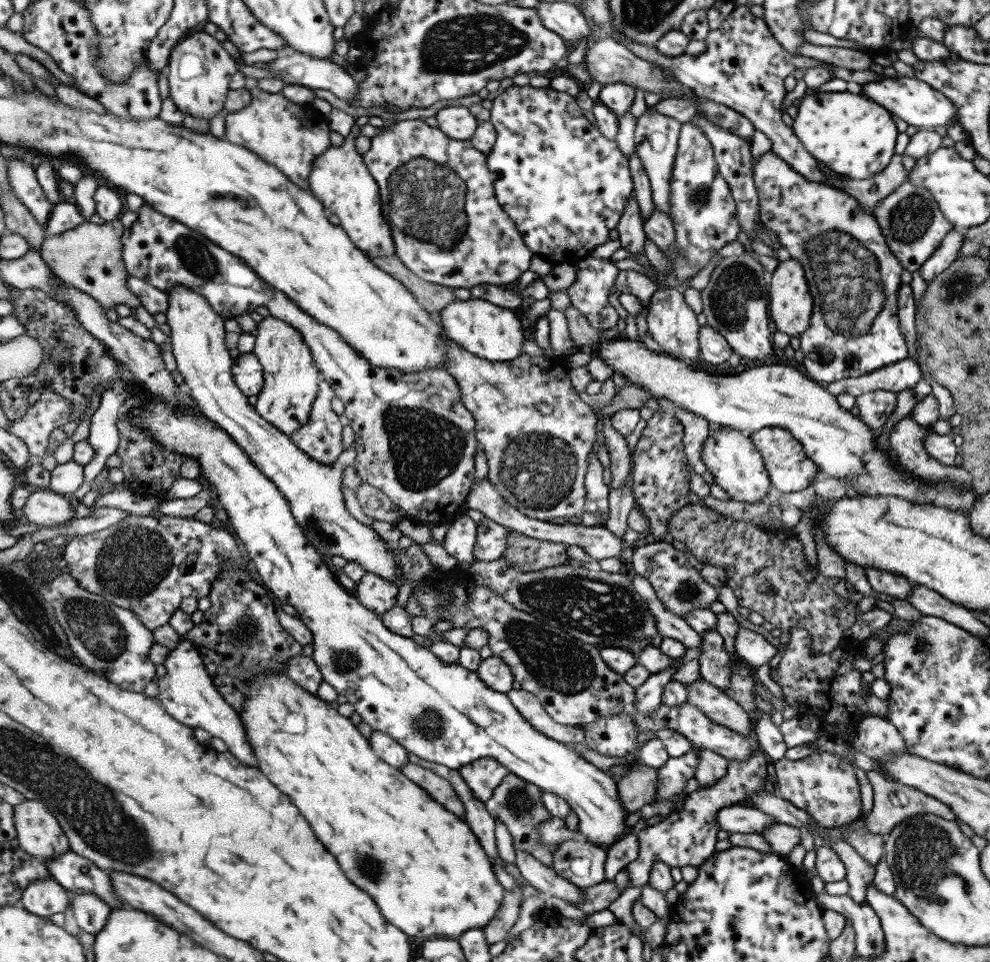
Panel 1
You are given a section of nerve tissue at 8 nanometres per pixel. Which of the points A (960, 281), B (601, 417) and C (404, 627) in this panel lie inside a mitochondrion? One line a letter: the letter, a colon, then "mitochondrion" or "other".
A: mitochondrion
B: other
C: other

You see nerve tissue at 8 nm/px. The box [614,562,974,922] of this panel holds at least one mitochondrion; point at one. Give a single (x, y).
(923, 850)

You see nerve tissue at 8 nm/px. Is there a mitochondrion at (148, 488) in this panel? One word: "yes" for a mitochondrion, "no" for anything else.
no

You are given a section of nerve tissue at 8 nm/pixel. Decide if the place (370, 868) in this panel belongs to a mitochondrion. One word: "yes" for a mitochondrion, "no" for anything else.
yes

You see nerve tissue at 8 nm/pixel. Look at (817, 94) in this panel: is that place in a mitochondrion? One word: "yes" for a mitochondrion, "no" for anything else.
no

